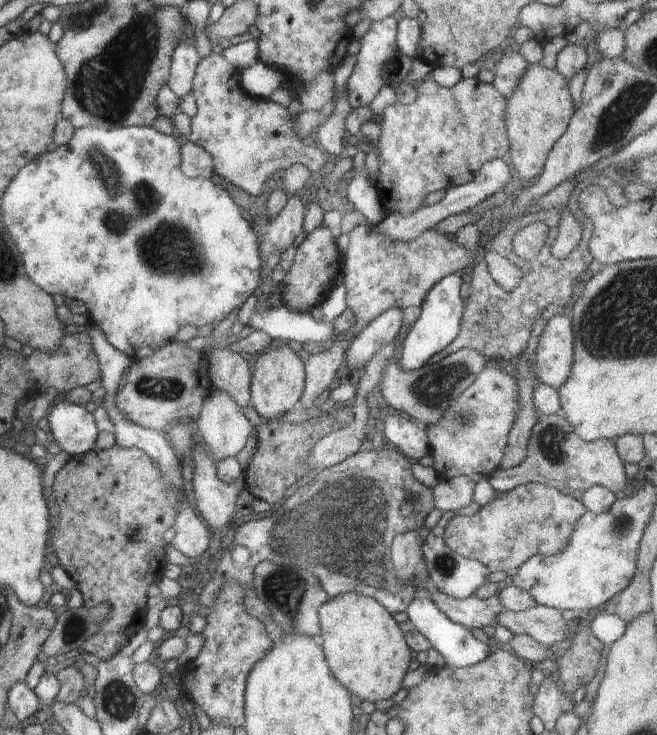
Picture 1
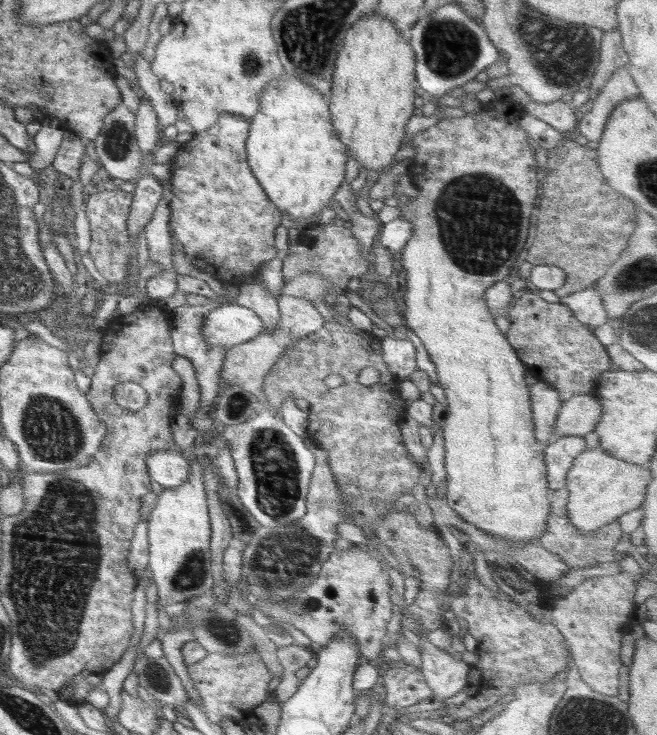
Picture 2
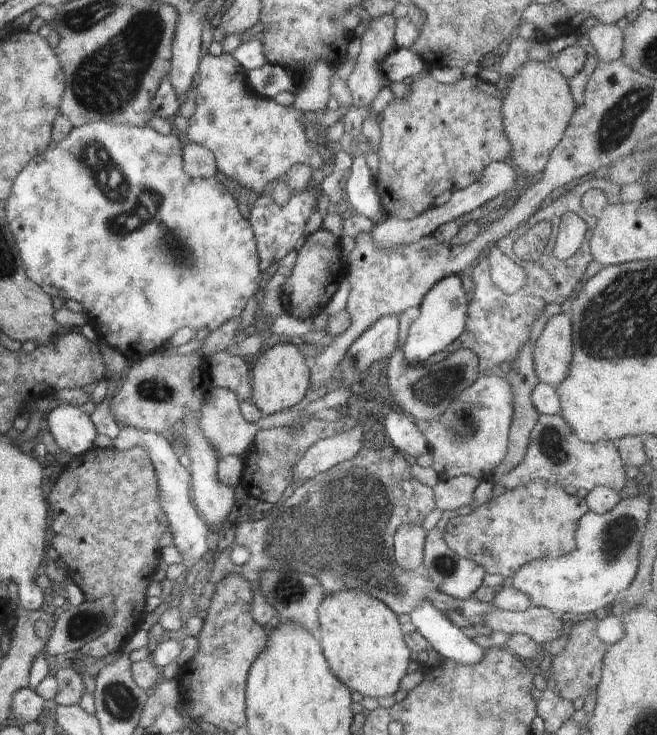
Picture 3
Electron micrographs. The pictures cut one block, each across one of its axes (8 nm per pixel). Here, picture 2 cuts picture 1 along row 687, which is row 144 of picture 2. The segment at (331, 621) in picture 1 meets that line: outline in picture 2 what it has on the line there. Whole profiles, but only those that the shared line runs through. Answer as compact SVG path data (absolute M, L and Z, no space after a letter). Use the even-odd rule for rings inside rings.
M378 13L368 14L368 16L364 16L352 24L350 28L348 28L348 32L346 32L346 36L344 36L343 44L344 48L340 50L338 53L336 64L333 72L334 78L332 78L332 102L330 102L330 116L332 116L332 126L336 128L336 132L338 132L338 140L344 144L344 147L348 150L347 154L360 163L360 166L364 171L369 172L379 172L382 169L386 168L388 165L395 160L396 153L399 152L401 144L405 136L407 135L405 132L405 126L409 122L410 116L412 116L412 111L414 110L415 97L416 97L416 76L415 76L415 66L416 66L416 58L412 47L409 42L403 38L403 32L398 30L398 28L394 28L392 26L392 22L390 20L382 20Z

